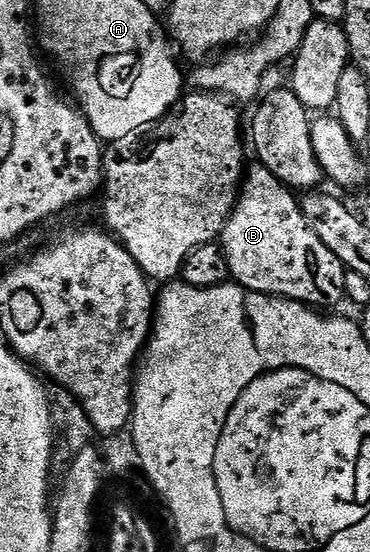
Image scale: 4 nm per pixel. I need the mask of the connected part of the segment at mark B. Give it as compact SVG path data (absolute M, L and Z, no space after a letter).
M253 164L247 167L242 178L242 189L239 191L236 204L224 223L222 249L228 261L229 275L239 285L259 294L271 294L278 298L291 298L313 308L328 308L345 301L344 280L346 271L342 260L318 240L318 232L306 224L306 216L300 207L300 198L289 187L284 185L274 172L265 166Z

